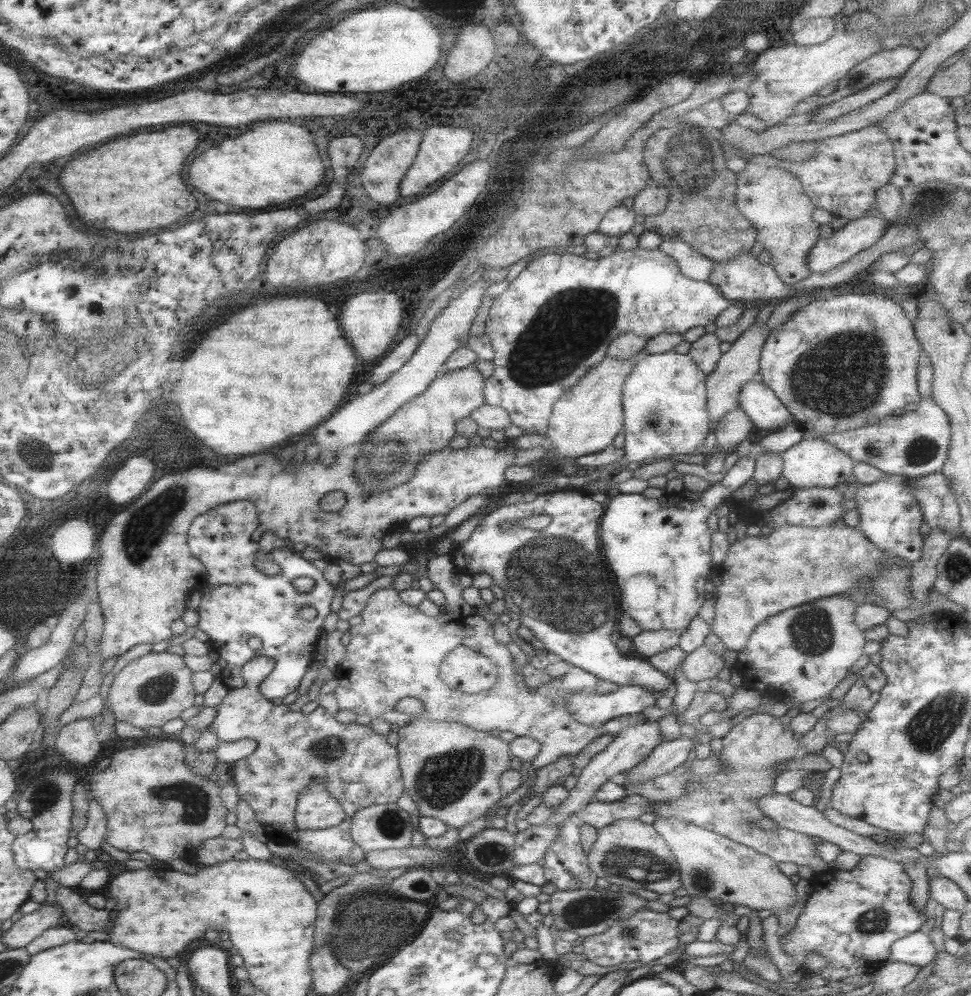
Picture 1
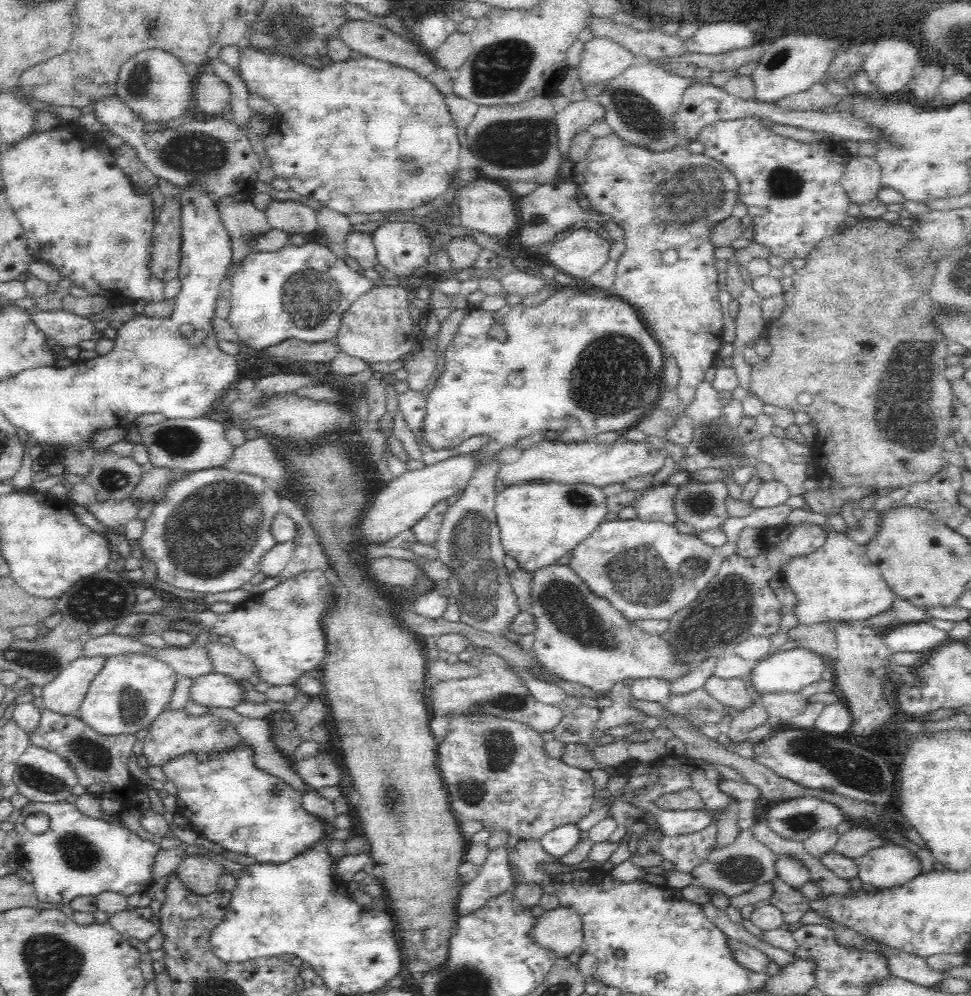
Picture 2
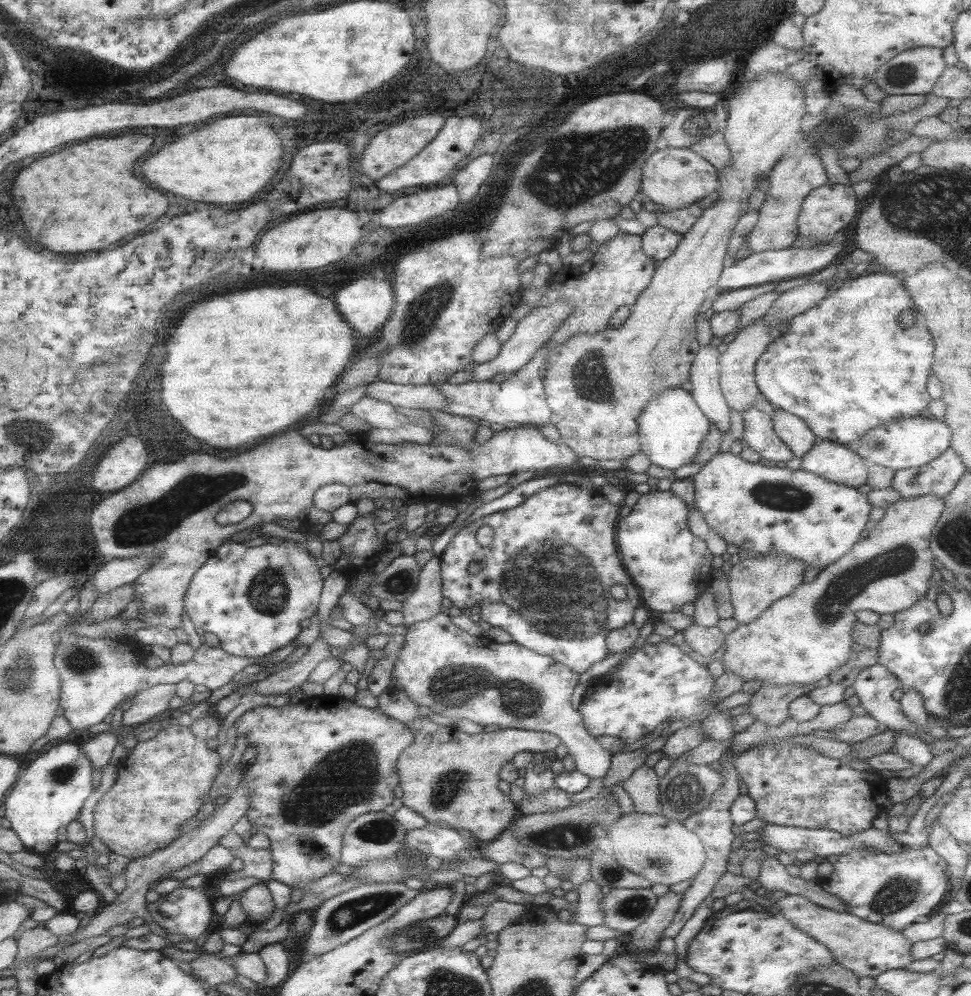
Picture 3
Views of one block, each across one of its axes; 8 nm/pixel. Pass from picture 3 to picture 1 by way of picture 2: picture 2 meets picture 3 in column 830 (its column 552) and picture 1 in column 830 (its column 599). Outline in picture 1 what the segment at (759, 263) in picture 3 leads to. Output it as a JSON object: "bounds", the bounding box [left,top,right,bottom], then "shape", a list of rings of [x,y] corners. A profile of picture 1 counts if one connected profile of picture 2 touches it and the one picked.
{"bounds":[805,217,887,274],"shape":[[[879,217],[848,221],[824,240],[818,239],[805,256],[809,274],[821,274],[870,248],[885,232],[887,222]]]}

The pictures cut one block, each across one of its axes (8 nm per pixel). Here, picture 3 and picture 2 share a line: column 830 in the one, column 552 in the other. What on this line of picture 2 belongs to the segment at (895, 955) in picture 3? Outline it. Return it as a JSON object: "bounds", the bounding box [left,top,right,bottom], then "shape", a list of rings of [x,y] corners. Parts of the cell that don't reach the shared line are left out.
{"bounds":[531,907,584,959],"shape":[[[558,907],[544,911],[535,919],[534,928],[531,930],[531,938],[542,949],[554,953],[556,959],[567,959],[570,954],[574,954],[584,946],[580,915],[572,907]]]}

